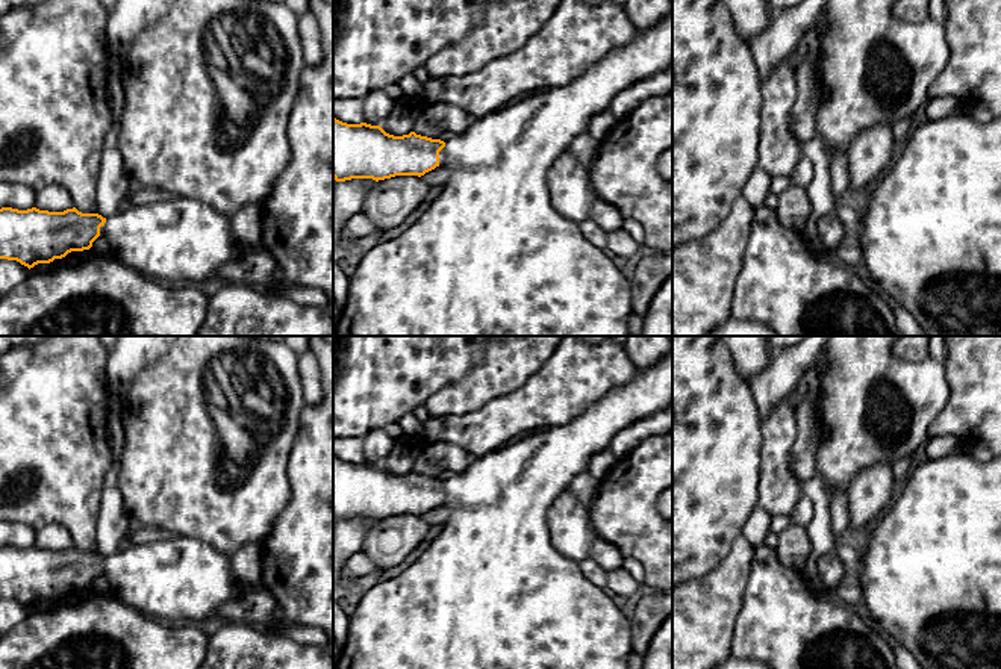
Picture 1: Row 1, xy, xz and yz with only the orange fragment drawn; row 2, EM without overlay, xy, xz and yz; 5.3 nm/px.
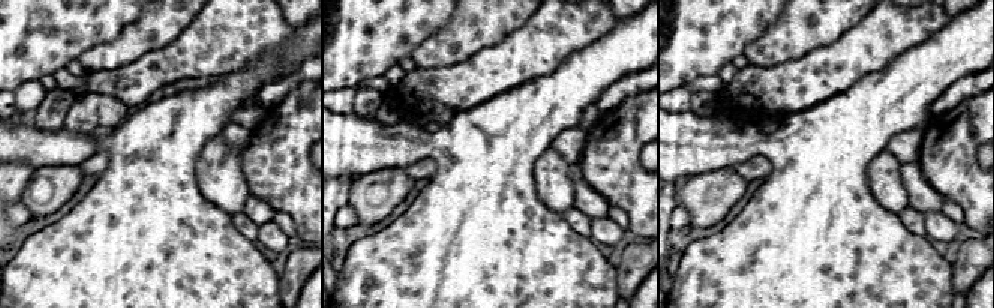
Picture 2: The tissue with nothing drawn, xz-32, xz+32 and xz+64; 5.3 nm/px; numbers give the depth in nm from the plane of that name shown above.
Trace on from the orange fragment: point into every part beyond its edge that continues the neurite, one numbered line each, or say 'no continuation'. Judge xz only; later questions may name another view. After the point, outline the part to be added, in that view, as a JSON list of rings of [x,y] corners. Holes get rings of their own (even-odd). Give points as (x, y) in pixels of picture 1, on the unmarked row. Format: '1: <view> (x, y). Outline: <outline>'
1: xz (491, 592). Outline: [[[672,348],[653,366],[638,369],[628,384],[592,403],[569,422],[544,428],[486,456],[476,457],[463,472],[445,480],[445,486],[439,490],[439,504],[448,506],[451,516],[442,525],[439,536],[406,571],[365,592],[350,618],[347,642],[341,648],[335,669],[628,669],[627,660],[633,651],[631,621],[612,601],[606,589],[595,586],[580,571],[578,562],[569,560],[551,545],[547,528],[547,510],[575,475],[588,472],[589,460],[606,451],[616,433],[669,406],[672,406]]]

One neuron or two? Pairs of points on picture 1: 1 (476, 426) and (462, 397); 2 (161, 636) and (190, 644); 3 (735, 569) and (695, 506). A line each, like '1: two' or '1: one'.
1: two
2: one
3: two

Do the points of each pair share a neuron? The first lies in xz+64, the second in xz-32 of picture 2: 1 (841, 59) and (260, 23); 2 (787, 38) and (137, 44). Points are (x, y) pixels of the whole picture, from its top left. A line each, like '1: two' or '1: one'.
1: one
2: one

